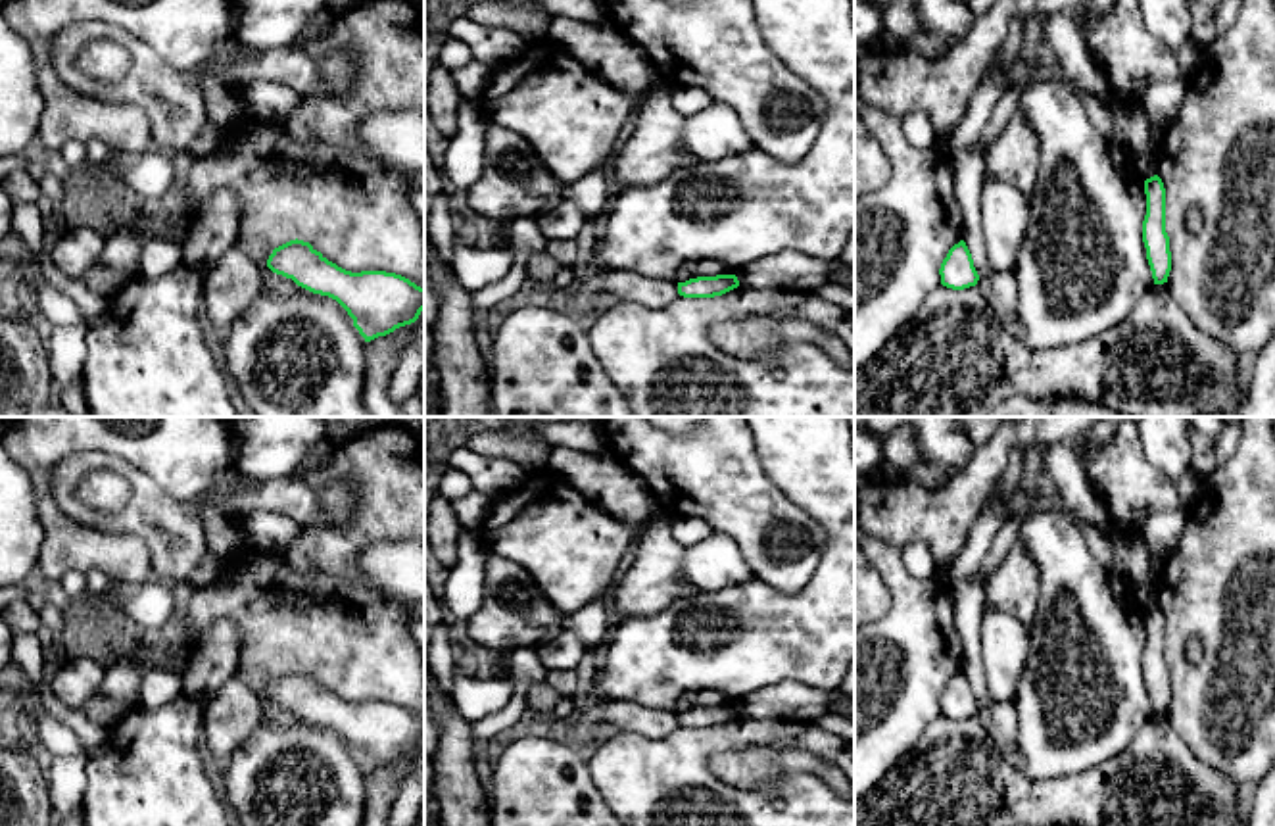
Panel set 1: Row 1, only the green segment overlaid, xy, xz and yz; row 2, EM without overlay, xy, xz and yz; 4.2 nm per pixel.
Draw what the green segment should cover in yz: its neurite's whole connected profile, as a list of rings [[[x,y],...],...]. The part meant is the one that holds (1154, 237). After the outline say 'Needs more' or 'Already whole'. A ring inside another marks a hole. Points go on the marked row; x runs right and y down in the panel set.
[[[1158,175],[1144,181],[1146,215],[1143,242],[1154,284],[1167,282],[1171,271],[1169,236],[1166,232],[1166,188]]]. Already whole

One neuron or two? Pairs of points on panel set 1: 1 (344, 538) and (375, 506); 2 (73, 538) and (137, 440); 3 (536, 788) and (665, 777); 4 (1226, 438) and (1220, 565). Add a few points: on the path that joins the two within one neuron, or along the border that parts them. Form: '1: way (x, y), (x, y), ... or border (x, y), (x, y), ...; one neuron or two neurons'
1: way (352, 531), (369, 513); one neuron
2: way (45, 496), (43, 463), (70, 437), (95, 437); one neuron
3: border (586, 752), (590, 777), (609, 805); two neurons
4: border (1241, 437), (1239, 448), (1218, 467); two neurons

